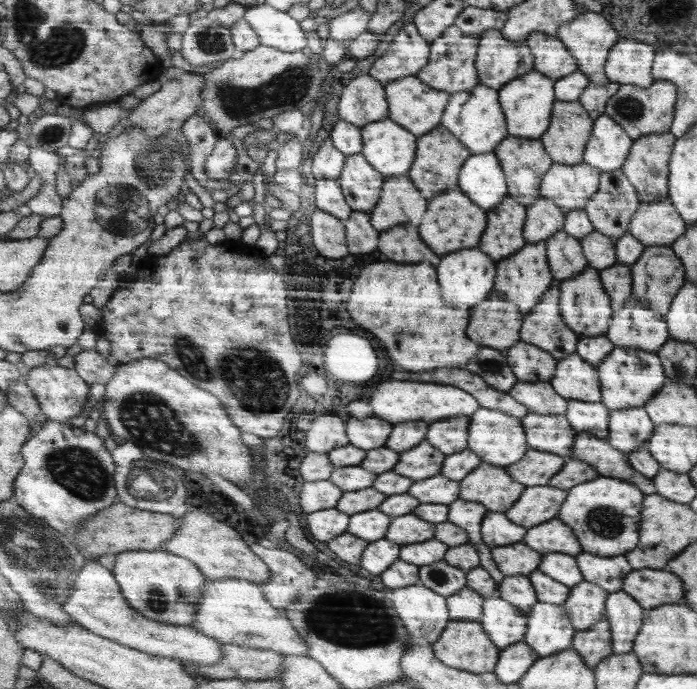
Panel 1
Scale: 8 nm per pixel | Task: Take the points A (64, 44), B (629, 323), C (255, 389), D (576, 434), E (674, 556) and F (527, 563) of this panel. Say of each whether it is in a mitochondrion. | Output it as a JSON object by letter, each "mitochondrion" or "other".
{"A":"mitochondrion","B":"other","C":"mitochondrion","D":"other","E":"other","F":"other"}

